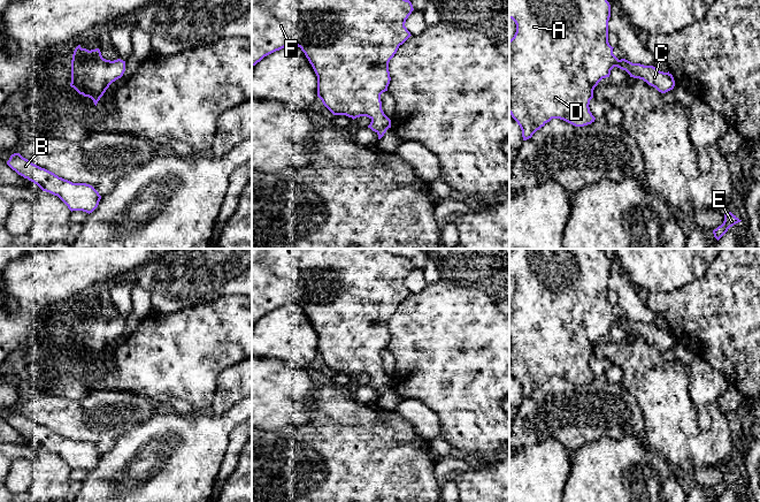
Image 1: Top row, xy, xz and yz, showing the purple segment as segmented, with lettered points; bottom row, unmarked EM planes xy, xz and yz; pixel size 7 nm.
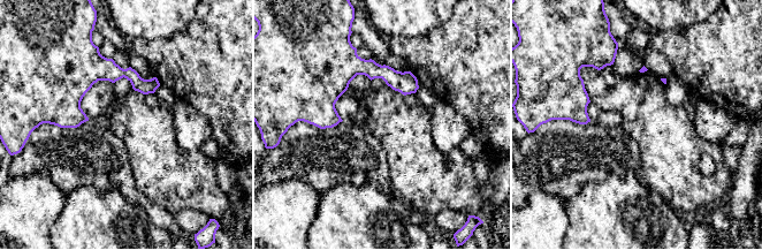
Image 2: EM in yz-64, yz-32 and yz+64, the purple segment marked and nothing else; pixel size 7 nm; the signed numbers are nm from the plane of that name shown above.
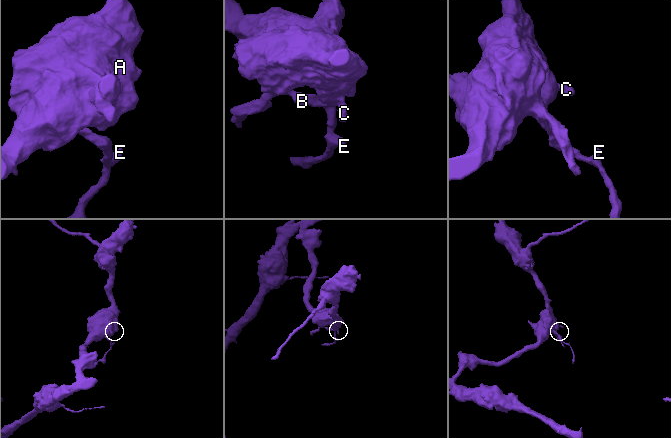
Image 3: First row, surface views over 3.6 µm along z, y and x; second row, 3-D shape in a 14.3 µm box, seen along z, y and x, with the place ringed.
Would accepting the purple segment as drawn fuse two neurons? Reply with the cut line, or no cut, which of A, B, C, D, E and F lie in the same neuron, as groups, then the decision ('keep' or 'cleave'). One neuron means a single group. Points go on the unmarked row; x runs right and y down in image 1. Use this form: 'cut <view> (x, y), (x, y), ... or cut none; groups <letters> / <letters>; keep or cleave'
cut none; groups A B C D E F; keep

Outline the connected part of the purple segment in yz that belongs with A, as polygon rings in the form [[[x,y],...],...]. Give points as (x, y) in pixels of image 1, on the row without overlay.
[[[509,249],[509,276],[516,282],[516,290],[509,298],[509,372],[522,388],[523,398],[544,385],[552,376],[563,378],[575,385],[594,380],[590,370],[590,358],[598,341],[609,335],[611,328],[617,325],[630,335],[639,336],[659,350],[674,347],[673,333],[658,328],[653,324],[619,318],[608,301],[608,279],[611,263],[602,249]]]

